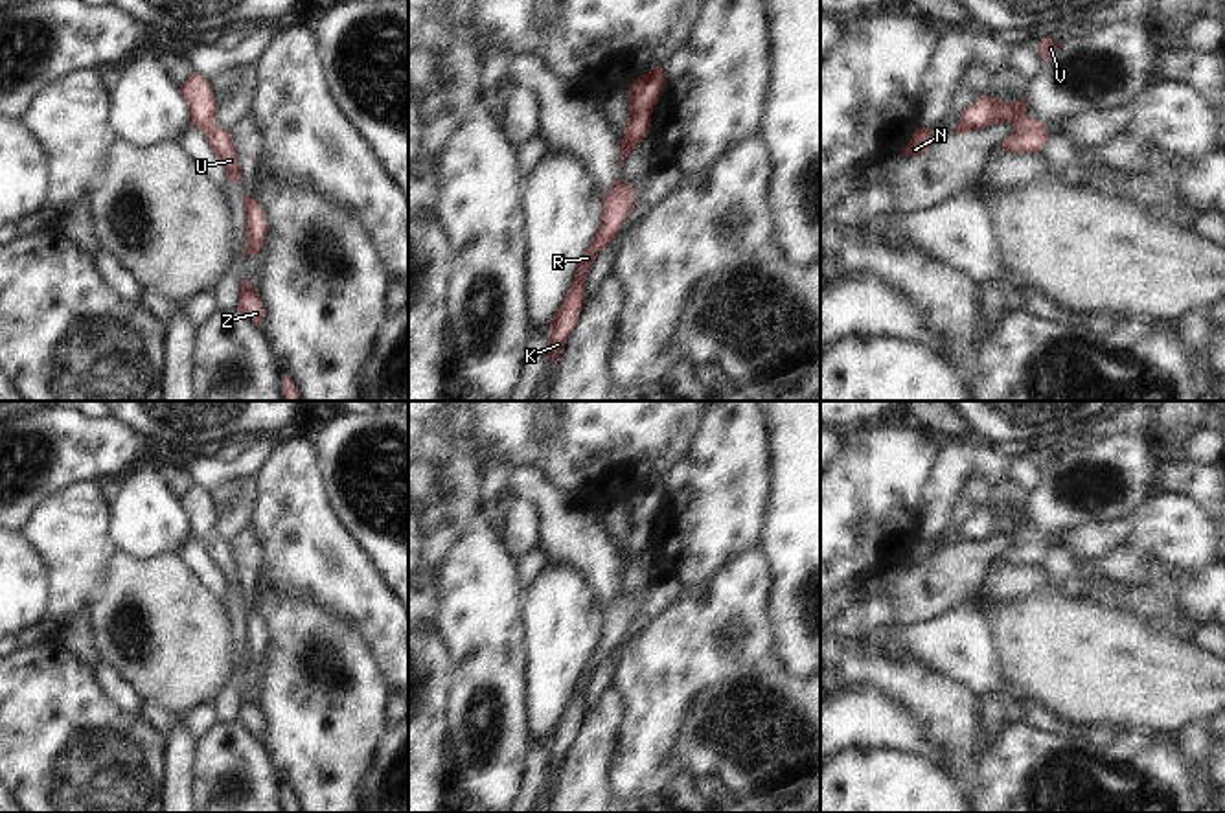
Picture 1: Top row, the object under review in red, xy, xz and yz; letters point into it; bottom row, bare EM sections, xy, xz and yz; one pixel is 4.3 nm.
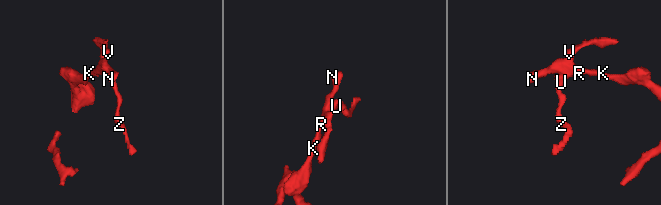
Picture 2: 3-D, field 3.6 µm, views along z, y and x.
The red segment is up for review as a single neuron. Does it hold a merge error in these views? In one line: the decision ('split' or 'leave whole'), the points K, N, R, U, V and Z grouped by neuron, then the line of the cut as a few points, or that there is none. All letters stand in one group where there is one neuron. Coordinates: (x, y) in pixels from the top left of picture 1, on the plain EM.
leave whole; groups K N R U V Z; cut none

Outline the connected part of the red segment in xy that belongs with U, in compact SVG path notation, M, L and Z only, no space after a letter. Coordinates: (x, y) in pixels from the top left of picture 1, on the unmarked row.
M193 484L180 498L180 504L189 521L191 537L206 548L210 559L223 574L228 585L228 592L243 596L241 579L230 543L217 537L217 511L210 493Z

